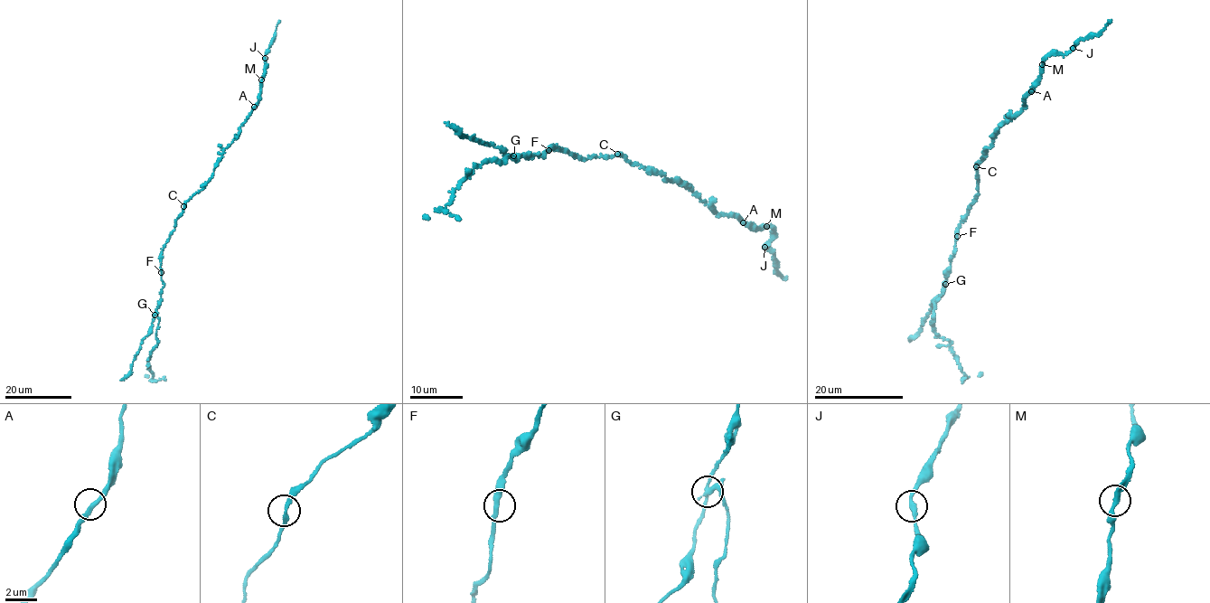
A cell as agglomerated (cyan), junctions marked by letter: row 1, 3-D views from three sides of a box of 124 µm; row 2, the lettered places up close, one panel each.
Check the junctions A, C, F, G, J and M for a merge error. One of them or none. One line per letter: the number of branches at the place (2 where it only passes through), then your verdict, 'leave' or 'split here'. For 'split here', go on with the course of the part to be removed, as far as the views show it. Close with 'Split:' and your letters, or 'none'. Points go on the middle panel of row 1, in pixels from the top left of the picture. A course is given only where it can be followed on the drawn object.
A: branches 2; leave
C: branches 2; leave
F: branches 2; leave
G: branches 4; split here
J: branches 2; leave
M: branches 2; leave
Split: G

